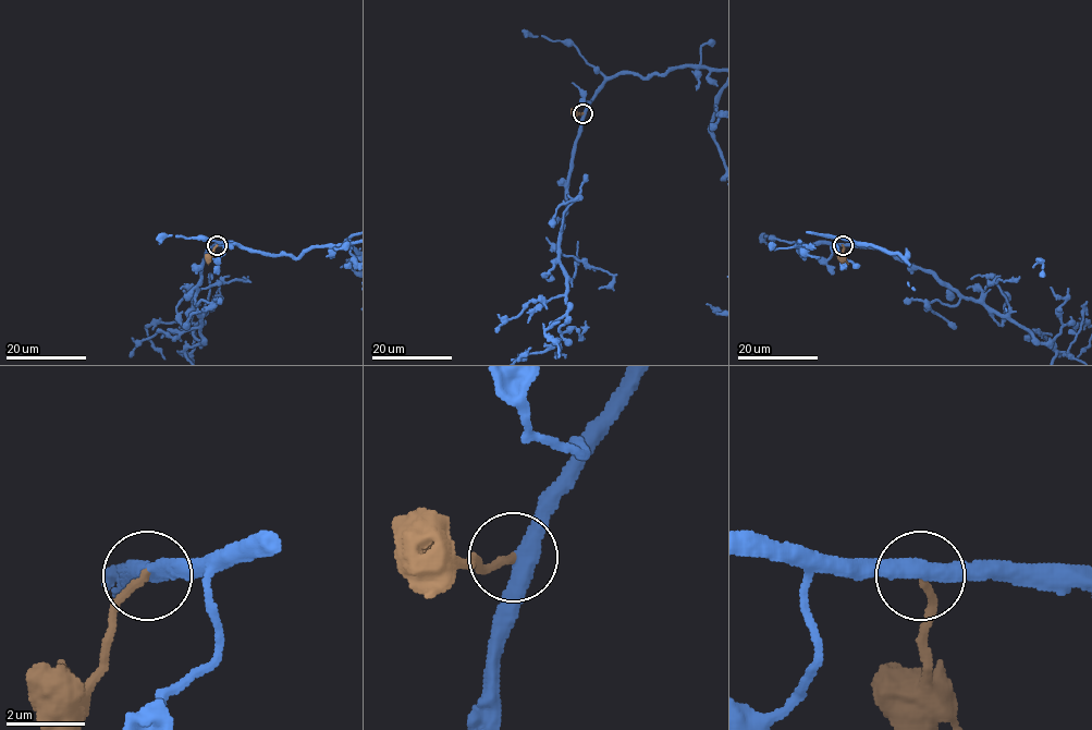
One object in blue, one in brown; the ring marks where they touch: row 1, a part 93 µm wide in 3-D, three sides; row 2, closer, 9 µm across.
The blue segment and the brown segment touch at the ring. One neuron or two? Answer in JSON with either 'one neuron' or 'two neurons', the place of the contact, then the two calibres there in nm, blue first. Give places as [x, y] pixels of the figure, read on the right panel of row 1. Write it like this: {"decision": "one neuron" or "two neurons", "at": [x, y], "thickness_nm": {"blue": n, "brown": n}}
{"decision": "one neuron", "at": [843, 245], "thickness_nm": {"blue": 440, "brown": 180}}

